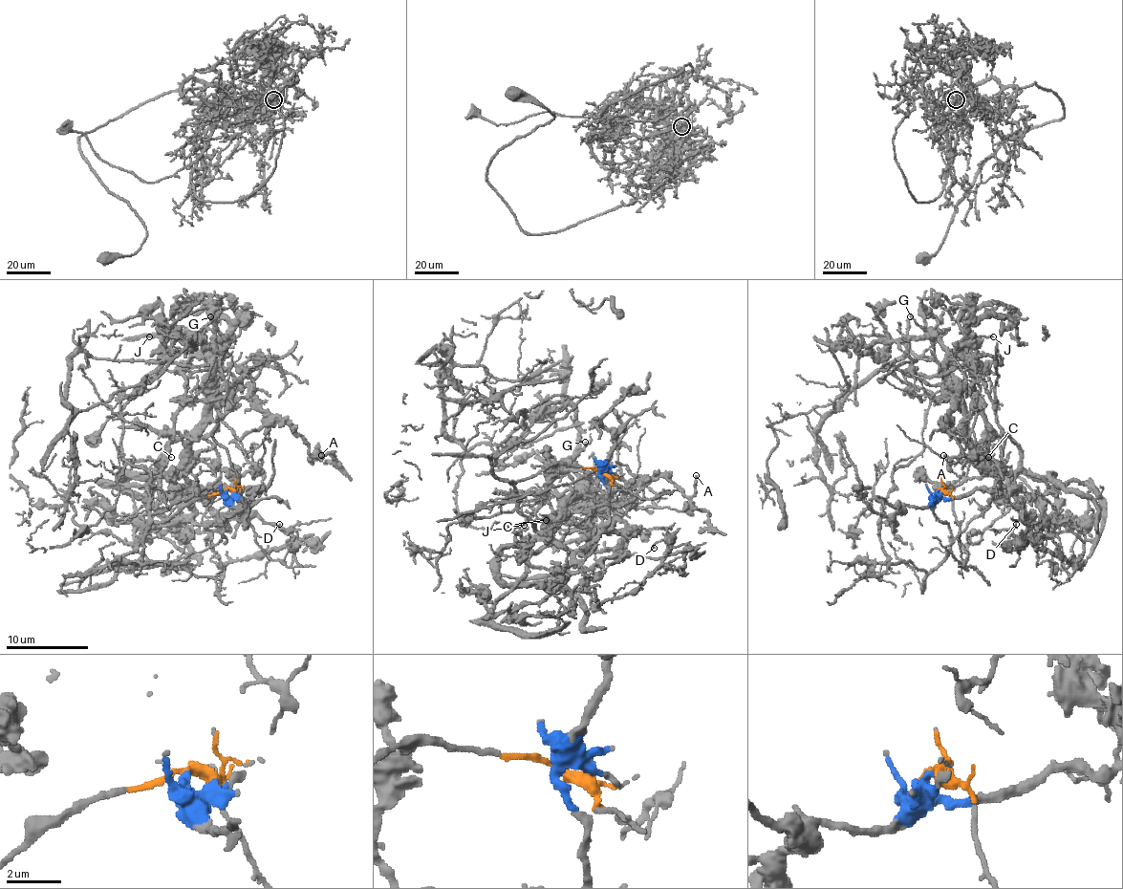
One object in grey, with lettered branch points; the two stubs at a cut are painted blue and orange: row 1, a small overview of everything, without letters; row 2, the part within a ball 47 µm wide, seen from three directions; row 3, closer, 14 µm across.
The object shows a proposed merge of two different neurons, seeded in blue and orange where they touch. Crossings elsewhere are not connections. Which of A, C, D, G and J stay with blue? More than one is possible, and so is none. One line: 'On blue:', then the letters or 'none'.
On blue: A, C, D, G, J

